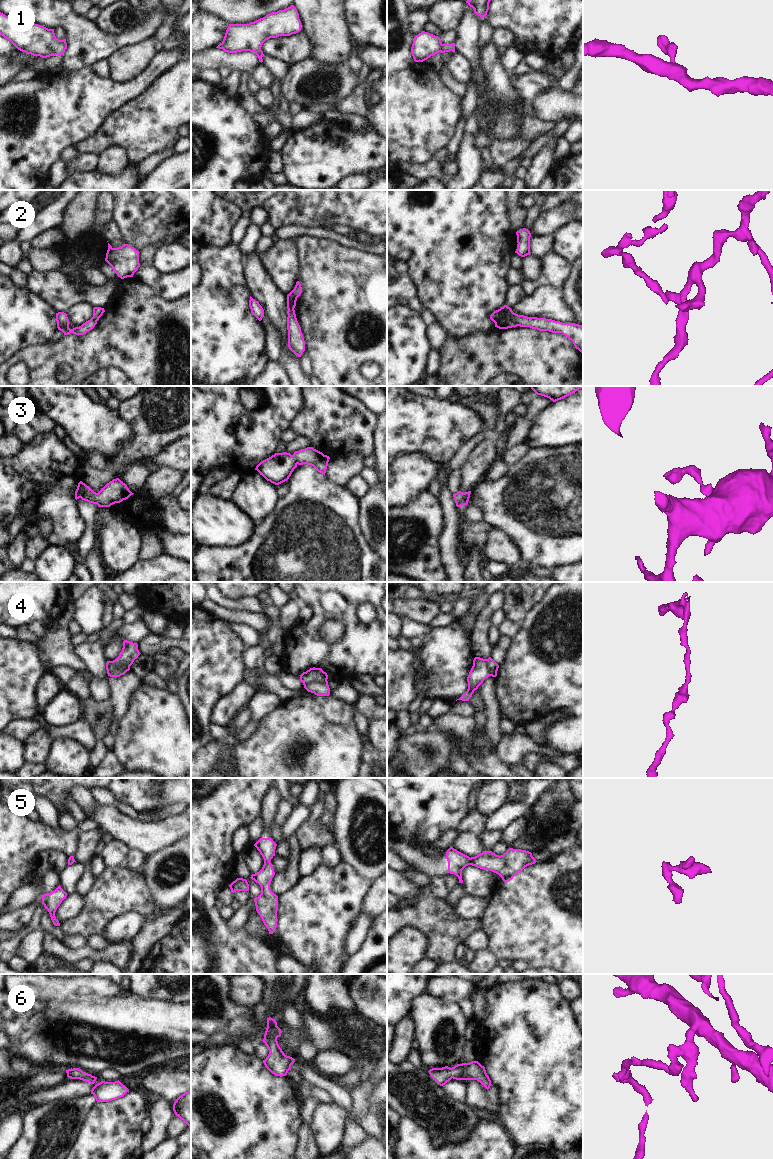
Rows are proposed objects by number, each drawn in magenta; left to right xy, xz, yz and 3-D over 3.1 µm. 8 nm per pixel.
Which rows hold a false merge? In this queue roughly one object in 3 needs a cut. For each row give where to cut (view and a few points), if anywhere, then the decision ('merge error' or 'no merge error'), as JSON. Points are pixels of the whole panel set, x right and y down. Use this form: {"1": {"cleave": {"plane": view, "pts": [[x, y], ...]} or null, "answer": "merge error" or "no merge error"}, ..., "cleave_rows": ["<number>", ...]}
{"1": {"cleave": null, "answer": "no merge error"}, "2": {"cleave": {"plane": "yz", "pts": [[495, 322], [503, 318], [510, 318], [518, 325]]}, "answer": "merge error"}, "3": {"cleave": null, "answer": "no merge error"}, "4": {"cleave": {"plane": "xz", "pts": [[326, 679], [311, 681], [304, 686]]}, "answer": "merge error"}, "5": {"cleave": null, "answer": "no merge error"}, "6": {"cleave": null, "answer": "no merge error"}, "cleave_rows": ["2", "4"]}

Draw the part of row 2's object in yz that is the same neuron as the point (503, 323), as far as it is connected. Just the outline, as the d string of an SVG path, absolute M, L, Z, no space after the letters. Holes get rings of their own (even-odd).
M500 319L495 323L495 327L499 329L508 329L512 327L517 327L517 323L512 321L511 319Z

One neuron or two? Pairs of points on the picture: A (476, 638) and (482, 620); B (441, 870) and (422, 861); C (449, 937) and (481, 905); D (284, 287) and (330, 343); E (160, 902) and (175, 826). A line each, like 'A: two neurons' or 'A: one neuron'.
A: one neuron
B: one neuron
C: two neurons
D: two neurons
E: two neurons

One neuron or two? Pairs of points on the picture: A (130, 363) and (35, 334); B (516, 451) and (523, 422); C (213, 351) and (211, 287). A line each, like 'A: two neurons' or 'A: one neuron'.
A: two neurons
B: two neurons
C: one neuron

